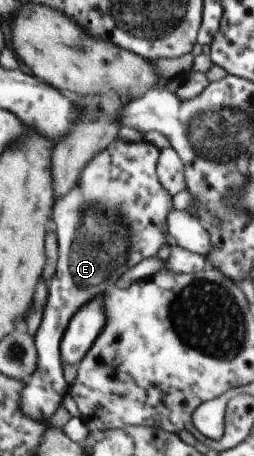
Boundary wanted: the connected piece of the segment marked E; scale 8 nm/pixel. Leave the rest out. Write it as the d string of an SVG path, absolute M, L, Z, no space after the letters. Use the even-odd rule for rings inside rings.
M116 139L89 162L71 194L57 200L53 220L57 224L59 262L49 281L41 326L34 336L39 352L38 369L25 380L22 395L24 412L32 418L48 421L67 394L61 348L72 317L81 306L114 287L127 270L145 258L157 256L167 244L165 220L173 204L171 194L159 182L158 162L159 150L153 143ZM61 242L65 242L65 258L61 258Z

